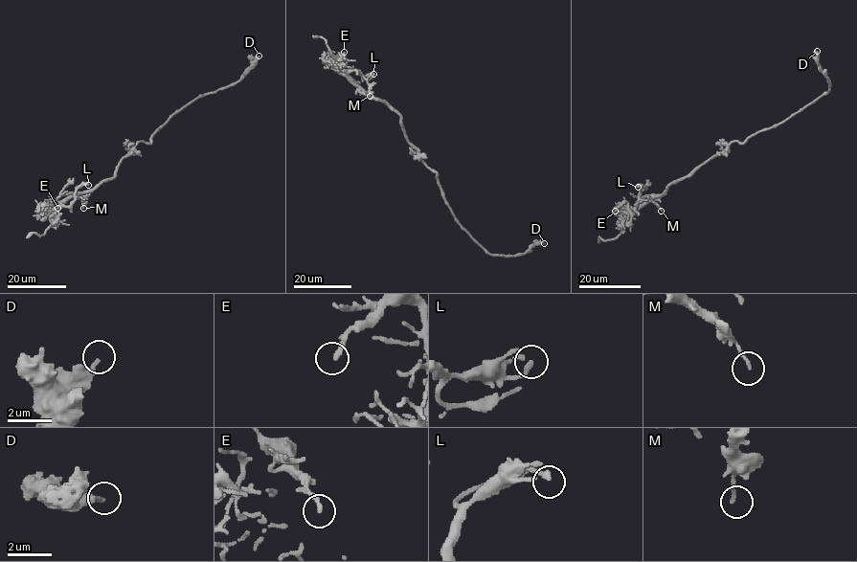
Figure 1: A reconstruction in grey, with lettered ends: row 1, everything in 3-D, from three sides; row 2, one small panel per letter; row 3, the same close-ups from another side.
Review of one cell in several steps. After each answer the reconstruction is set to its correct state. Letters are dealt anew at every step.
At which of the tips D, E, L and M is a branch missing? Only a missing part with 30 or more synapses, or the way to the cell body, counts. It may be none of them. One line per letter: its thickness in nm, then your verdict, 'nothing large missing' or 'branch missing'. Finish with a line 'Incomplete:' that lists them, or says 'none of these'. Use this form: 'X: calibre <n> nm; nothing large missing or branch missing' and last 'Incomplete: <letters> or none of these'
D: calibre 240 nm; nothing large missing
E: calibre 240 nm; nothing large missing
L: calibre 240 nm; nothing large missing
M: calibre 140 nm; nothing large missing
Incomplete: none of these

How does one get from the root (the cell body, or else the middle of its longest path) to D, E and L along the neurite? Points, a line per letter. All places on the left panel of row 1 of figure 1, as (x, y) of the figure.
D: (137, 145), (141, 141), (150, 144), (150, 138), (173, 114), (197, 98), (235, 84), (259, 56)
E: (137, 145), (120, 162), (112, 178), (73, 193), (57, 209), (52, 200), (57, 208)
L: (137, 145), (120, 162), (112, 178), (73, 193), (61, 205), (70, 206), (75, 191), (88, 185)

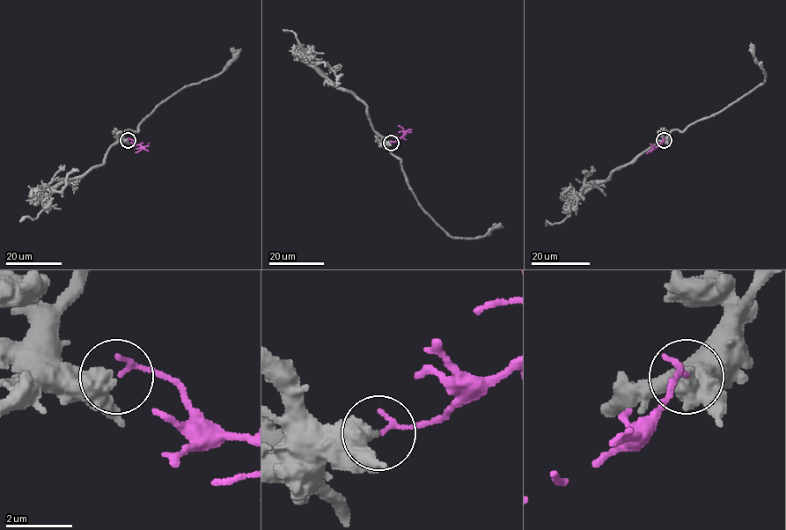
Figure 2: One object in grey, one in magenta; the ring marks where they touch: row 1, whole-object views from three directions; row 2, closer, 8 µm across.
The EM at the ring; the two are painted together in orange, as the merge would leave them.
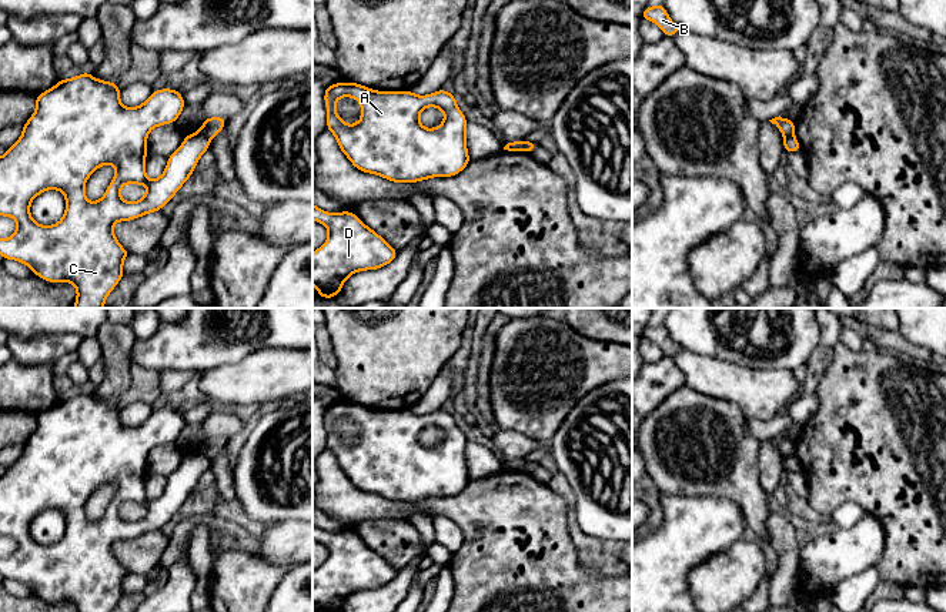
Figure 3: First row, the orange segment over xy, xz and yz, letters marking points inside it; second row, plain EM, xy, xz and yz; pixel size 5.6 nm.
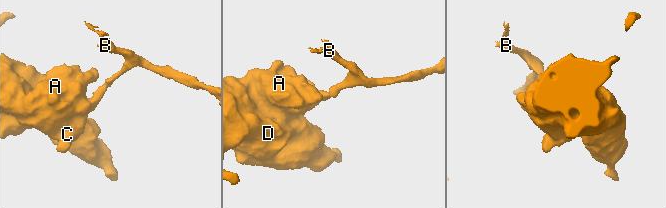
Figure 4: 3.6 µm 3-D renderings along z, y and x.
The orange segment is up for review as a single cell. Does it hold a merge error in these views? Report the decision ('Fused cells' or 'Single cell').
Fused cells

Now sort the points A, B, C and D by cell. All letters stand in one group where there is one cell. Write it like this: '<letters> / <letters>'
A C D / B

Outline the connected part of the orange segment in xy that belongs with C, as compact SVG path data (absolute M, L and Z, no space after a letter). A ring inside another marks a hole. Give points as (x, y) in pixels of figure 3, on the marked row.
M88 71L61 78L54 87L37 94L36 110L24 123L20 138L0 157L0 215L17 223L13 235L0 238L0 255L26 264L47 282L71 282L77 290L73 308L104 308L108 294L126 275L123 261L130 255L118 244L113 225L161 211L210 148L208 137L200 133L184 136L183 144L167 157L164 173L156 180L147 177L144 161L148 133L154 127L176 123L184 106L180 91L161 88L154 90L143 104L124 107L118 84L98 80ZM106 164L113 164L116 174L104 195L91 203L84 185ZM124 184L146 184L147 193L138 201L124 201L120 195ZM47 190L59 190L66 197L64 215L53 225L41 225L30 215L31 201Z

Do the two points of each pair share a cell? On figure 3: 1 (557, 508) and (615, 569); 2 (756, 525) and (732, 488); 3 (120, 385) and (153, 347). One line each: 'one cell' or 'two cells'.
1: two cells
2: one cell
3: two cells

